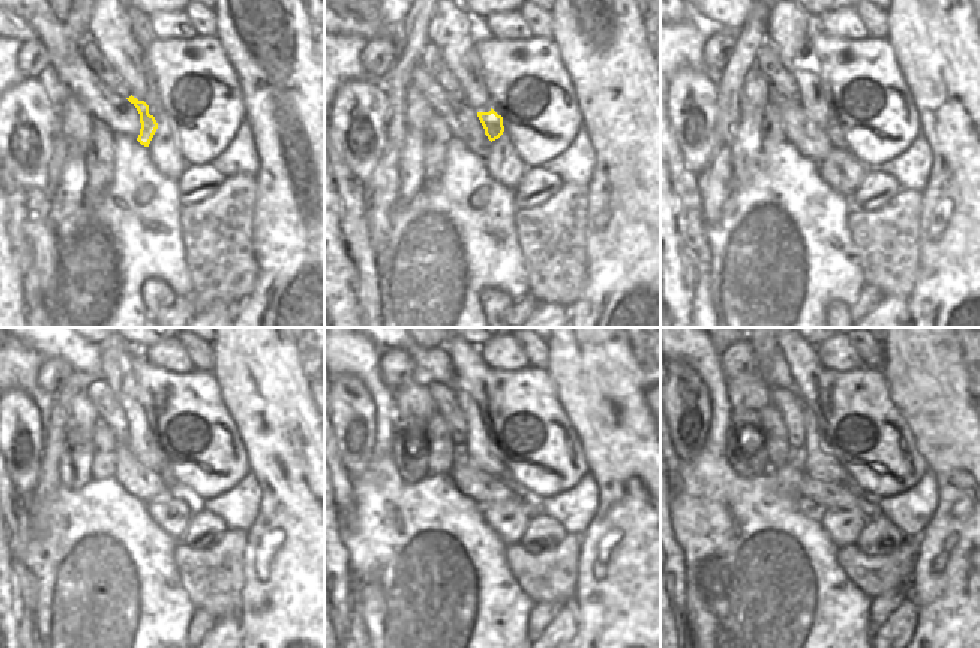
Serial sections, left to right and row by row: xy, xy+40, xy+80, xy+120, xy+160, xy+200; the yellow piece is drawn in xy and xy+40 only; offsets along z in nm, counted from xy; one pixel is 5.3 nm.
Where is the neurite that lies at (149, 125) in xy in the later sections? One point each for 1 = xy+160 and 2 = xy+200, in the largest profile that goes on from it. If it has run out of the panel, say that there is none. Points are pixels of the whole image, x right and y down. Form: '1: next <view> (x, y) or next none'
1: next xy+160 (524, 494)
2: next xy+200 (851, 485)

